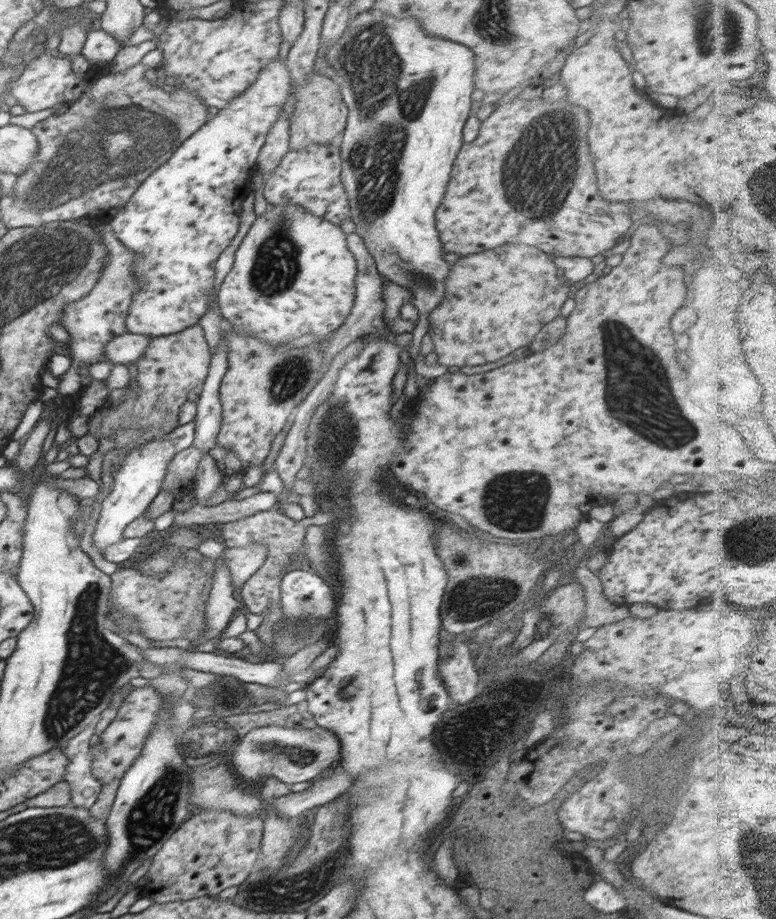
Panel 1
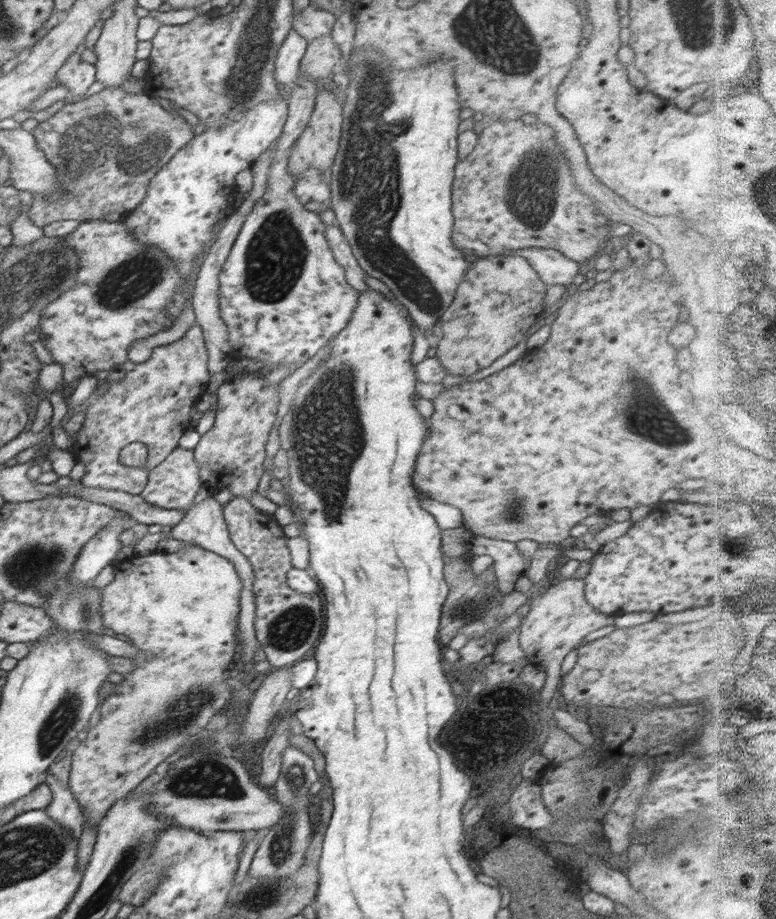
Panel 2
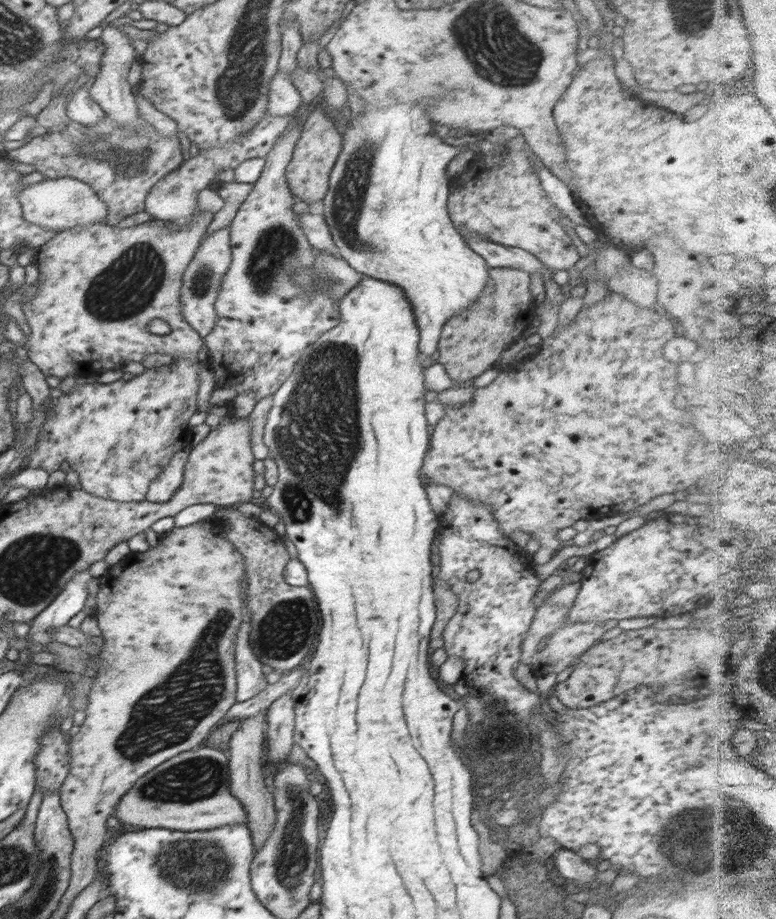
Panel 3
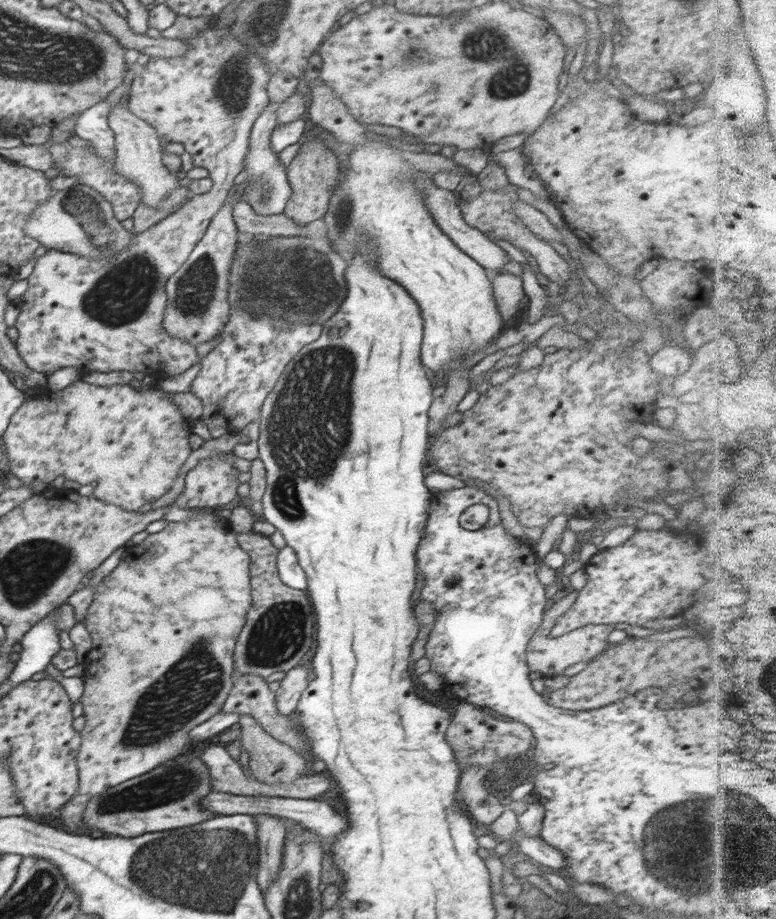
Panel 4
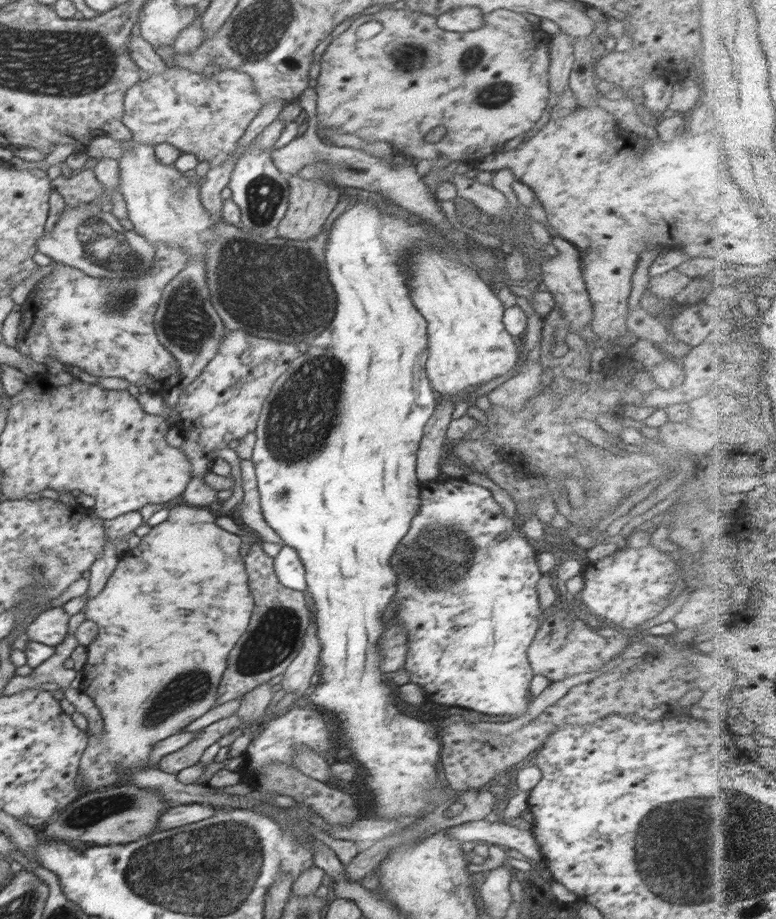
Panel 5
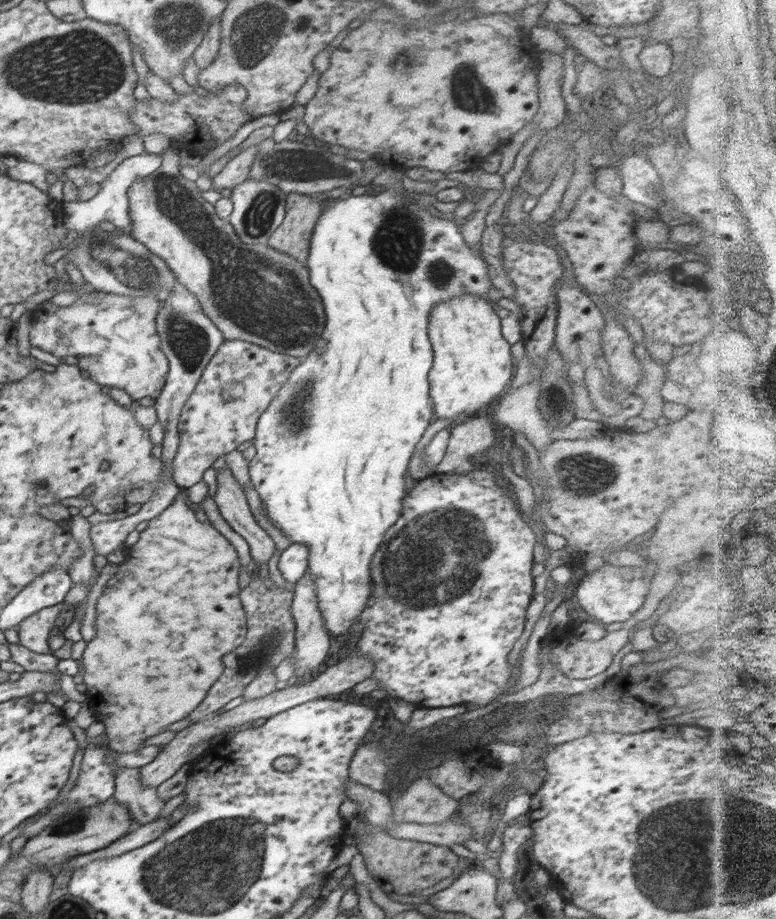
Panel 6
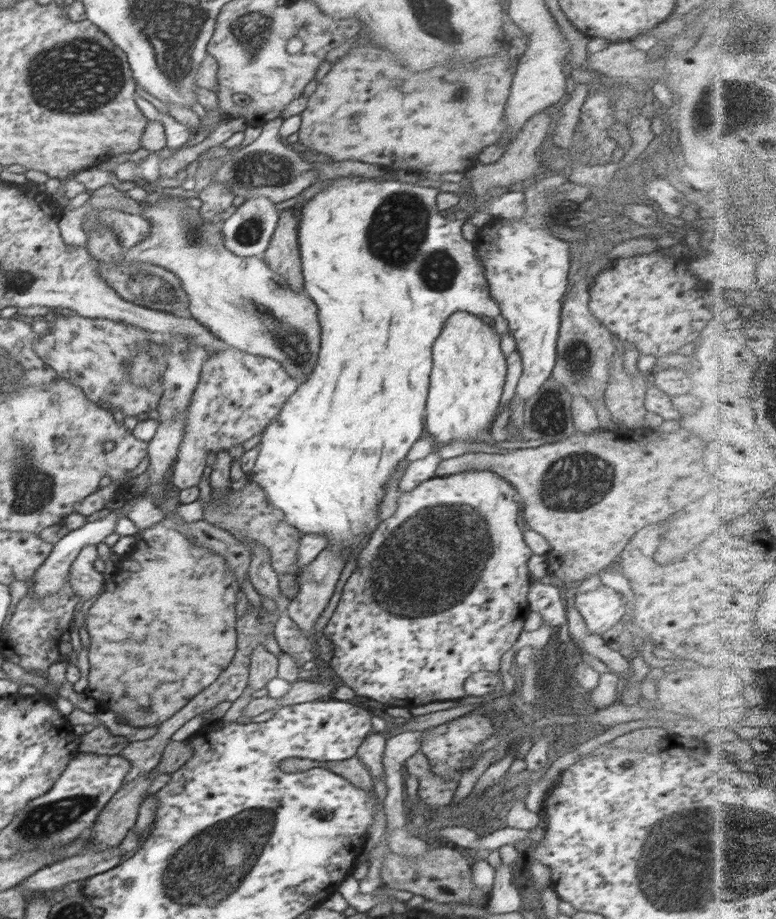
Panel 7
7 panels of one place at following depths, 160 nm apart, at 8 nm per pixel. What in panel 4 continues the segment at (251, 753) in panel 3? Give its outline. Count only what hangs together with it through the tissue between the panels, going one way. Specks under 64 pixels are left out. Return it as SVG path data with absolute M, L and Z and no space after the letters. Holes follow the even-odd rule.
M254 814L257 836L256 880L262 894L276 881L283 863L286 824L270 814Z

